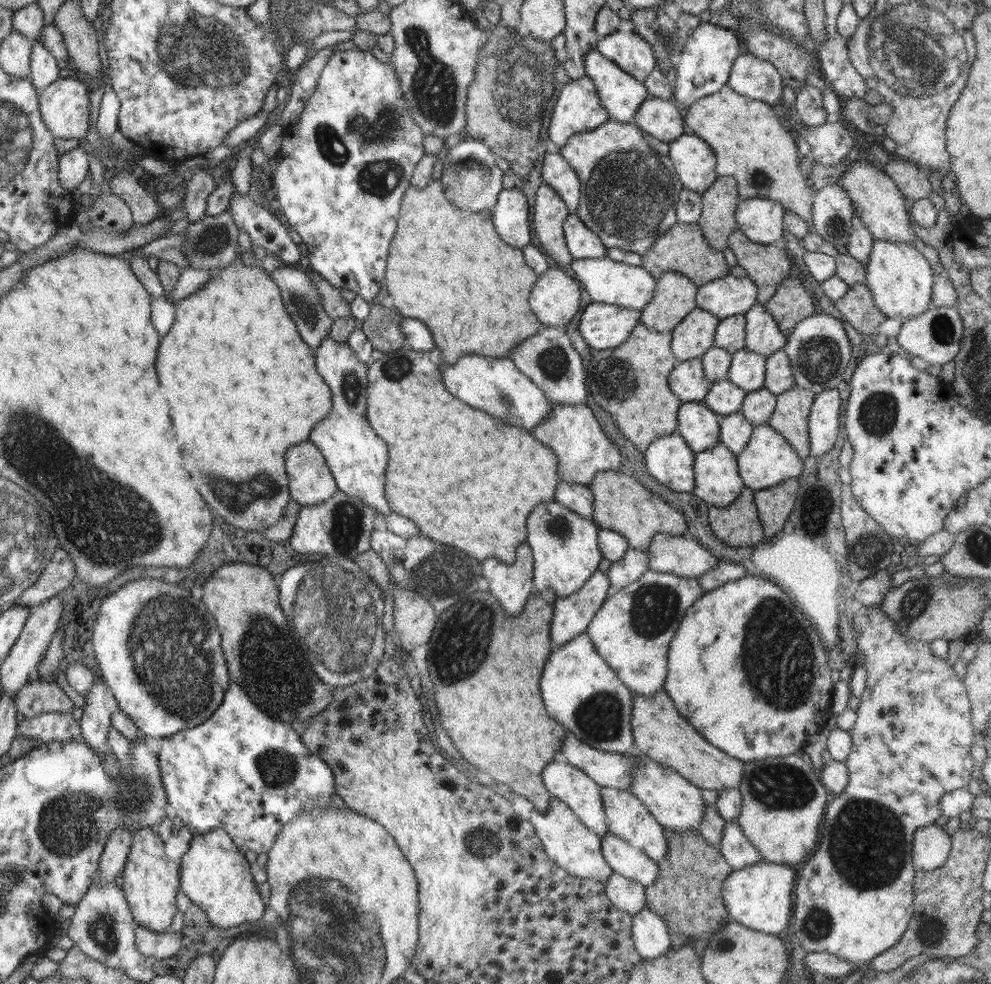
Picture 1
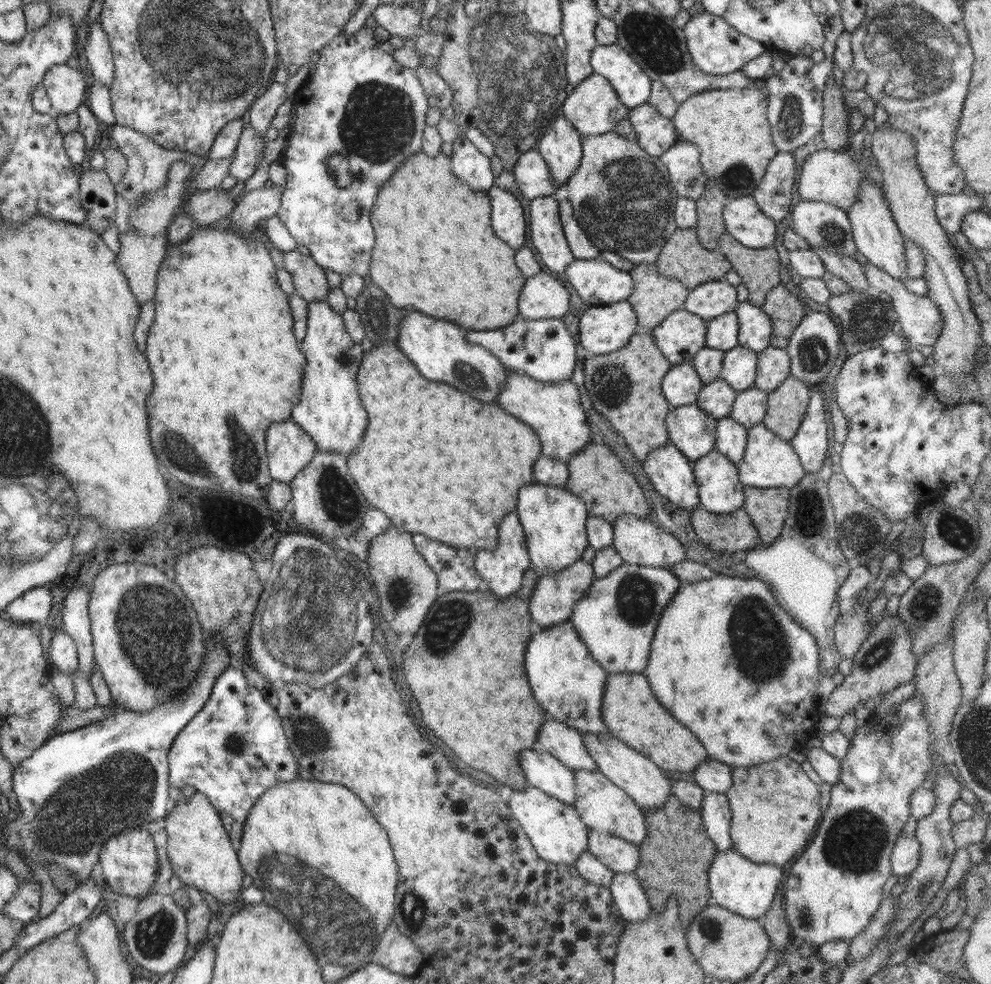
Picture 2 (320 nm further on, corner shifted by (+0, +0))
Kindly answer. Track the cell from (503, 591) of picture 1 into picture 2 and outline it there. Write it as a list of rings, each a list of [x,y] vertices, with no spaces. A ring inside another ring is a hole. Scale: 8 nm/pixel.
[[[517,511],[510,512],[502,518],[498,526],[498,544],[494,550],[479,549],[475,554],[475,570],[488,583],[489,590],[500,598],[512,596],[524,580],[526,570],[532,568],[528,554],[525,532]]]

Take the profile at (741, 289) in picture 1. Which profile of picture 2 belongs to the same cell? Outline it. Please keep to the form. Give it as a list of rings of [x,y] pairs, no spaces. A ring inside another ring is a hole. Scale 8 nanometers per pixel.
[[[726,280],[710,281],[690,290],[683,309],[697,314],[707,322],[721,314],[734,311],[738,303],[736,287]]]

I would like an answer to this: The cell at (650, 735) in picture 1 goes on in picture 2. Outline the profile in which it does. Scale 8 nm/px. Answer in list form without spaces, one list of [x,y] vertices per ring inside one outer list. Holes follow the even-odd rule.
[[[608,673],[602,718],[609,732],[664,770],[692,773],[709,754],[696,735],[660,705],[643,673]]]

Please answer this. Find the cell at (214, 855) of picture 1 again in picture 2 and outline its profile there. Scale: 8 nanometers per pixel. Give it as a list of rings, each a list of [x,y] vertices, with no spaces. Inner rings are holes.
[[[196,791],[190,799],[181,798],[172,813],[165,816],[167,856],[182,885],[194,886],[202,892],[212,894],[218,902],[237,901],[242,879],[246,875],[241,867],[236,850],[232,848],[228,831],[224,829],[220,814],[208,797]]]

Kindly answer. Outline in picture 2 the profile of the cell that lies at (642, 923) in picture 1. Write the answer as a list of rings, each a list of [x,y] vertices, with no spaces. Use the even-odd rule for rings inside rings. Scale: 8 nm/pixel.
[[[632,872],[613,874],[609,891],[620,916],[628,923],[645,921],[654,912],[640,881]]]

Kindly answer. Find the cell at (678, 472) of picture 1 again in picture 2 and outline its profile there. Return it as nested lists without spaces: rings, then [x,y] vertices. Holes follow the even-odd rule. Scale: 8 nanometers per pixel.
[[[671,442],[651,450],[642,463],[653,487],[671,504],[692,510],[699,506],[693,467]]]

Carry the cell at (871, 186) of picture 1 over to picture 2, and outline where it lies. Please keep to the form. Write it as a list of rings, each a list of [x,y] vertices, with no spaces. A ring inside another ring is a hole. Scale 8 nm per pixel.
[[[822,149],[806,158],[804,166],[800,170],[797,191],[800,195],[800,200],[827,202],[847,212],[848,208],[857,199],[864,175],[864,173],[861,173],[858,164],[846,152],[840,154],[836,150]]]

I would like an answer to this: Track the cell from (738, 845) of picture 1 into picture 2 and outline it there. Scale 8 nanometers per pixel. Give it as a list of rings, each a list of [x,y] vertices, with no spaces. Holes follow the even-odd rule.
[[[704,791],[700,813],[707,835],[717,851],[732,850],[734,844],[730,838],[731,812],[727,796]]]

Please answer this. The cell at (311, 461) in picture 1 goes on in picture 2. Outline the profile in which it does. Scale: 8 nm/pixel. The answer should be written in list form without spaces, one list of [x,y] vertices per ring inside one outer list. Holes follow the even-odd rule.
[[[291,418],[273,422],[265,432],[269,475],[290,484],[314,456],[317,444]]]

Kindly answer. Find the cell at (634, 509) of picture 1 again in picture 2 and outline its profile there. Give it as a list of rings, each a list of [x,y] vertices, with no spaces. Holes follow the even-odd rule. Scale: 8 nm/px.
[[[592,440],[575,452],[566,463],[569,477],[565,480],[564,487],[582,499],[590,515],[602,517],[613,524],[615,518],[621,514],[633,514],[641,519],[648,514],[649,506],[638,481],[626,472],[620,459],[604,442]]]

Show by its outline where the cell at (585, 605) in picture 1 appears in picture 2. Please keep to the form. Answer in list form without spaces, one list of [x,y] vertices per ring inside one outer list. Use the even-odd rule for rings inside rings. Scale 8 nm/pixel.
[[[583,559],[574,561],[573,565],[567,566],[566,569],[556,572],[556,574],[546,574],[541,576],[534,588],[530,602],[529,613],[534,622],[541,627],[546,628],[554,626],[559,622],[568,621],[574,606],[582,596],[586,596],[586,592],[590,590],[592,582],[596,579],[592,565]]]

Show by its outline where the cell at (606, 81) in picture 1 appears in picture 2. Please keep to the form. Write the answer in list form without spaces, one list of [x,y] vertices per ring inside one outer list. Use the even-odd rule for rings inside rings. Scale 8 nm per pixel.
[[[593,72],[574,87],[573,92],[567,96],[560,113],[564,114],[570,125],[582,135],[581,138],[586,138],[615,131],[618,122],[626,120],[630,116],[630,111],[628,107],[622,105],[622,101],[618,99],[618,95],[606,78]]]

